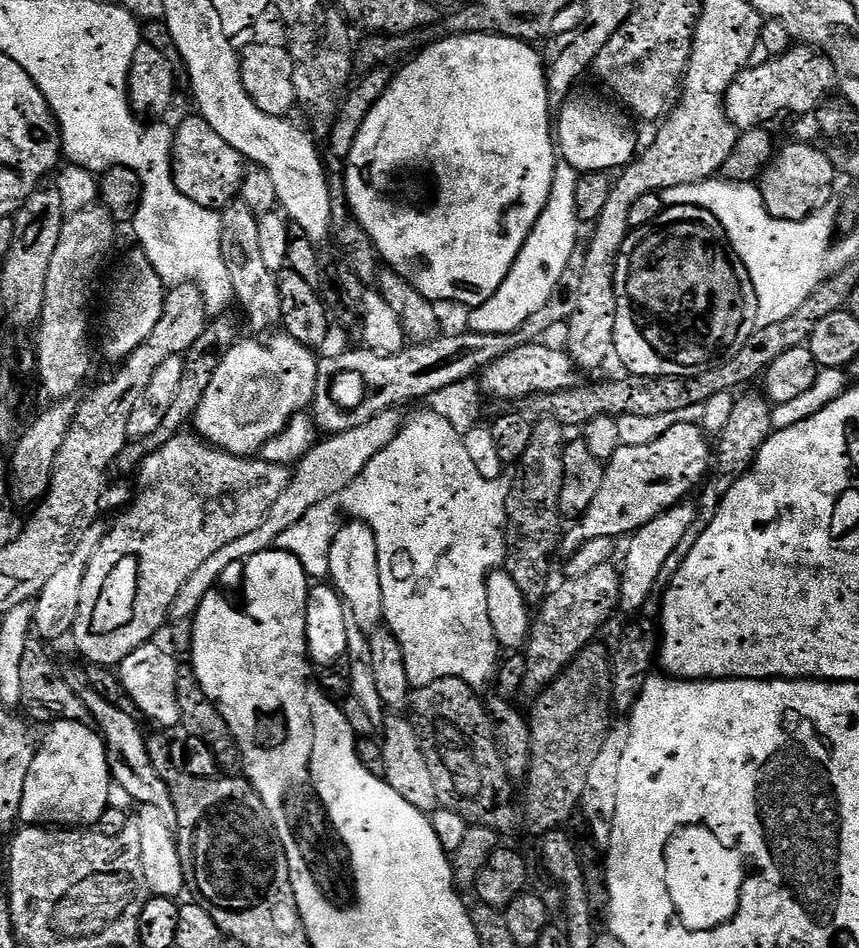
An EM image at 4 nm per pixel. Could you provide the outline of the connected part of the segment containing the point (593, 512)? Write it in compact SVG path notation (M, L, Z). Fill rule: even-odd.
M675 424L666 434L649 444L621 446L604 470L604 489L594 498L592 505L583 509L580 524L567 529L562 545L565 553L577 552L586 542L594 538L611 536L627 537L650 522L659 512L673 508L685 499L684 496L710 468L710 460L704 456L692 456L691 424Z

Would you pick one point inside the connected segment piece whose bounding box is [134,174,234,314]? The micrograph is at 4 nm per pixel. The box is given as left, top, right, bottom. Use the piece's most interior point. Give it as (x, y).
(183, 240)

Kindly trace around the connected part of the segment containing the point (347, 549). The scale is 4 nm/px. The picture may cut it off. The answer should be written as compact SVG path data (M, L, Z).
M352 518L339 529L329 550L330 583L341 596L351 621L361 630L375 630L385 623L384 583L380 577L380 542L372 524Z

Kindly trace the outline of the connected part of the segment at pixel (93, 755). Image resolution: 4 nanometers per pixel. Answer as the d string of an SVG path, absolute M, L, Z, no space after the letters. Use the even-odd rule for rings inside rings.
M58 720L51 725L48 737L37 747L36 757L26 778L19 819L28 826L96 826L108 809L108 792L113 783L108 745L95 727L78 720Z

